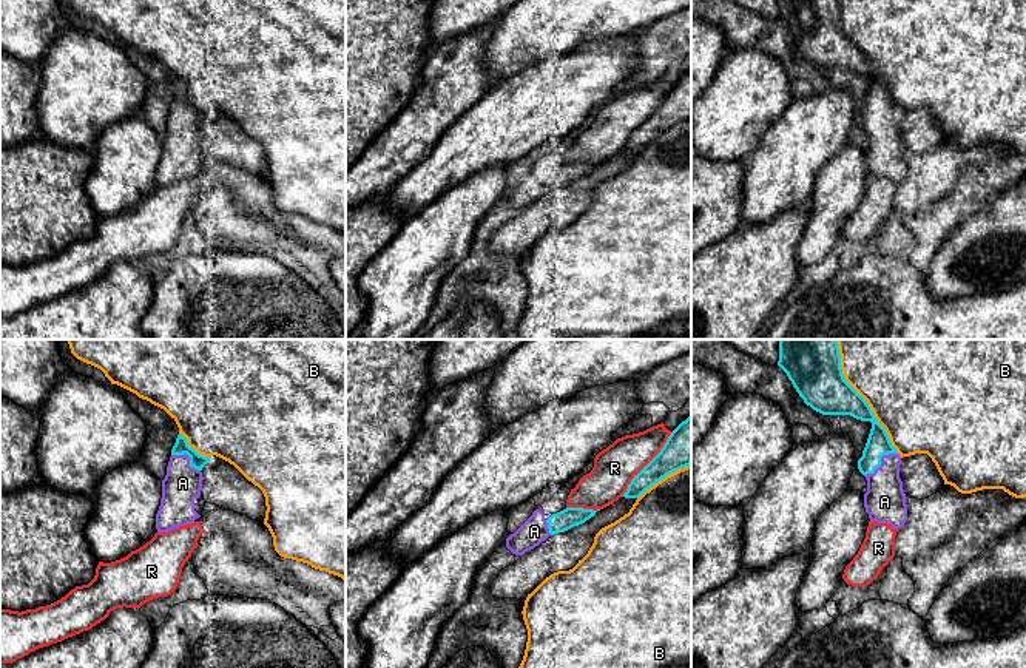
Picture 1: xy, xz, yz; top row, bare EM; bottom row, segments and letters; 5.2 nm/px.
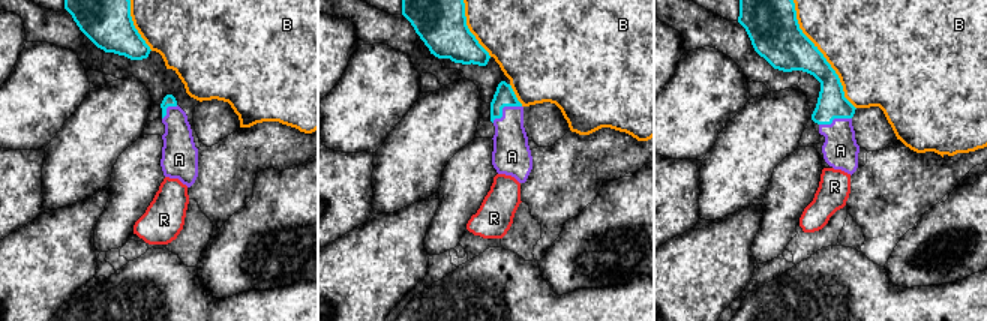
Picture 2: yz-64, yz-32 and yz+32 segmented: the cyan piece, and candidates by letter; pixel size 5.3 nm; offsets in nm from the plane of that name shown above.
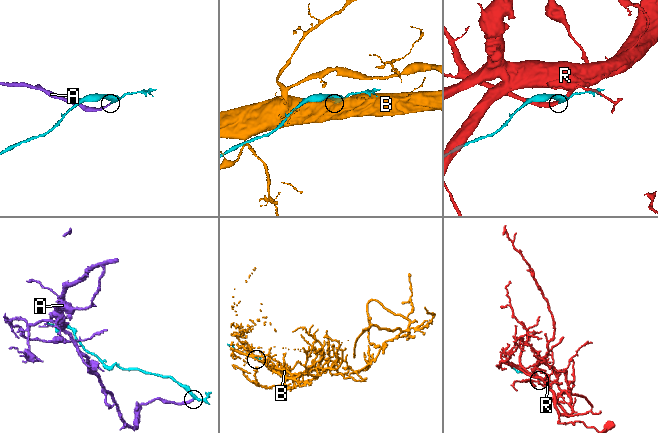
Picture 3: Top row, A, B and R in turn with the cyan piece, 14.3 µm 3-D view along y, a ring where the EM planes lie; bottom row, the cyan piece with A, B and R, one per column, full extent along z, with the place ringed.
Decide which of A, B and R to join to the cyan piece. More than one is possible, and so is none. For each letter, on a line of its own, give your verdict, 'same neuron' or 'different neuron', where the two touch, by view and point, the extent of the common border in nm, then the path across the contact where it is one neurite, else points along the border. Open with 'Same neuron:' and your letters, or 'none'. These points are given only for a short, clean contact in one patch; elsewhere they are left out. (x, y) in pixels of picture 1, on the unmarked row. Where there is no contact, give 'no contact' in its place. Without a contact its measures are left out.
Same neuron: A
A: same neuron; contact yz (880, 116); length 220 nm
B: different neuron; contact yz (864, 54); length 650 nm
R: different neuron; contact xz (647, 119); length 420 nm

